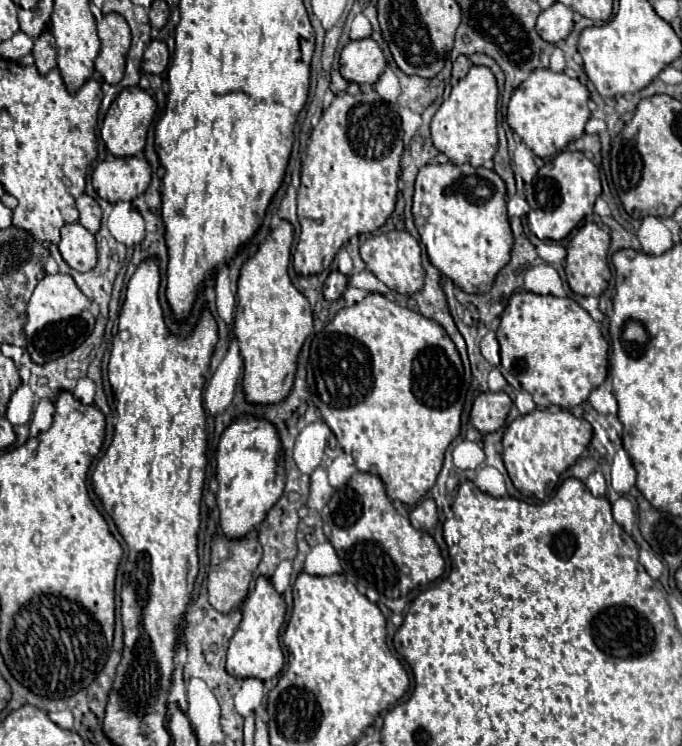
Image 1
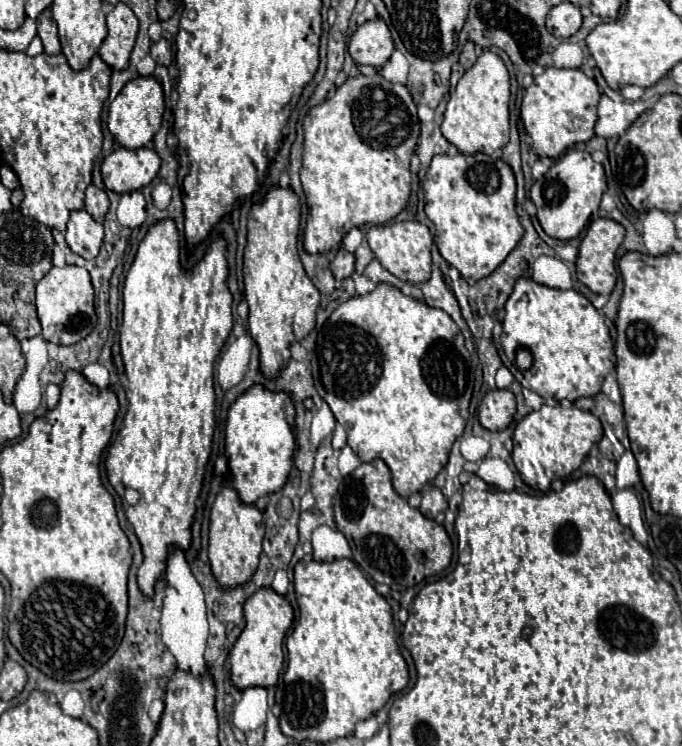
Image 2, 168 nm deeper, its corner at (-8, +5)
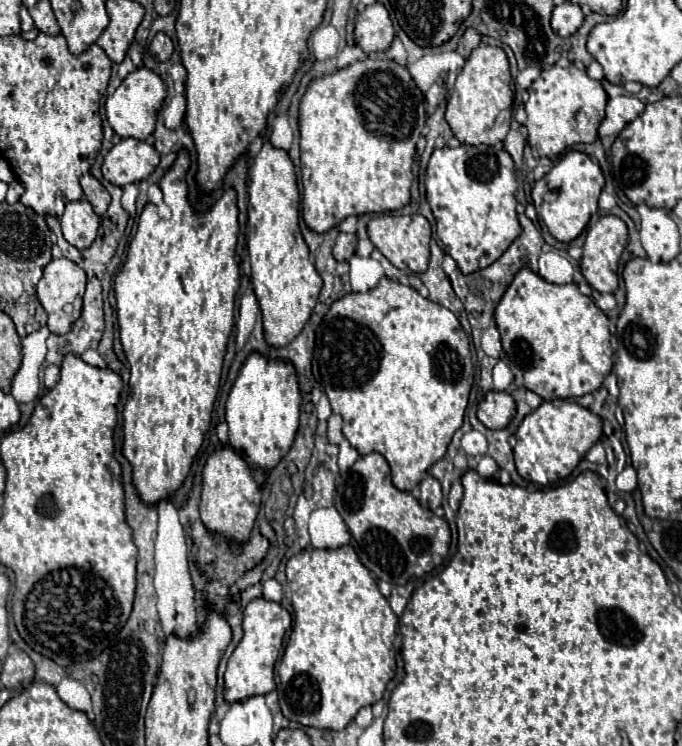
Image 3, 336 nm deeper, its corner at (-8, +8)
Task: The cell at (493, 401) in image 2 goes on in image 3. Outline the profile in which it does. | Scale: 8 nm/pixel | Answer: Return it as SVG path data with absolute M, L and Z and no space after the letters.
M492 390L478 406L478 420L490 430L506 428L514 414L516 414L516 404L508 392Z

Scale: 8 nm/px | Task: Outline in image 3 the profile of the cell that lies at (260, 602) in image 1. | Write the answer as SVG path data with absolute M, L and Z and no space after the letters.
M254 598L244 608L244 636L228 660L224 674L224 698L228 702L238 702L254 694L268 694L276 688L274 664L280 654L284 634L292 626L292 615L278 602L268 602L266 598Z

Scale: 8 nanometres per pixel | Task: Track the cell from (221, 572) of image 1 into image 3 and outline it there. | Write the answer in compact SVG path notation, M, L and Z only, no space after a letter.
M228 446L218 448L204 466L200 518L206 530L210 534L224 534L224 538L236 538L236 542L248 542L248 534L252 534L260 512L260 502L260 488L244 458Z

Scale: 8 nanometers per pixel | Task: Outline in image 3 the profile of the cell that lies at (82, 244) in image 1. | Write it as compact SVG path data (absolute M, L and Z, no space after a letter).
M76 200L76 202L66 204L60 224L62 224L64 238L72 246L84 250L96 240L100 218L94 214L88 200Z

